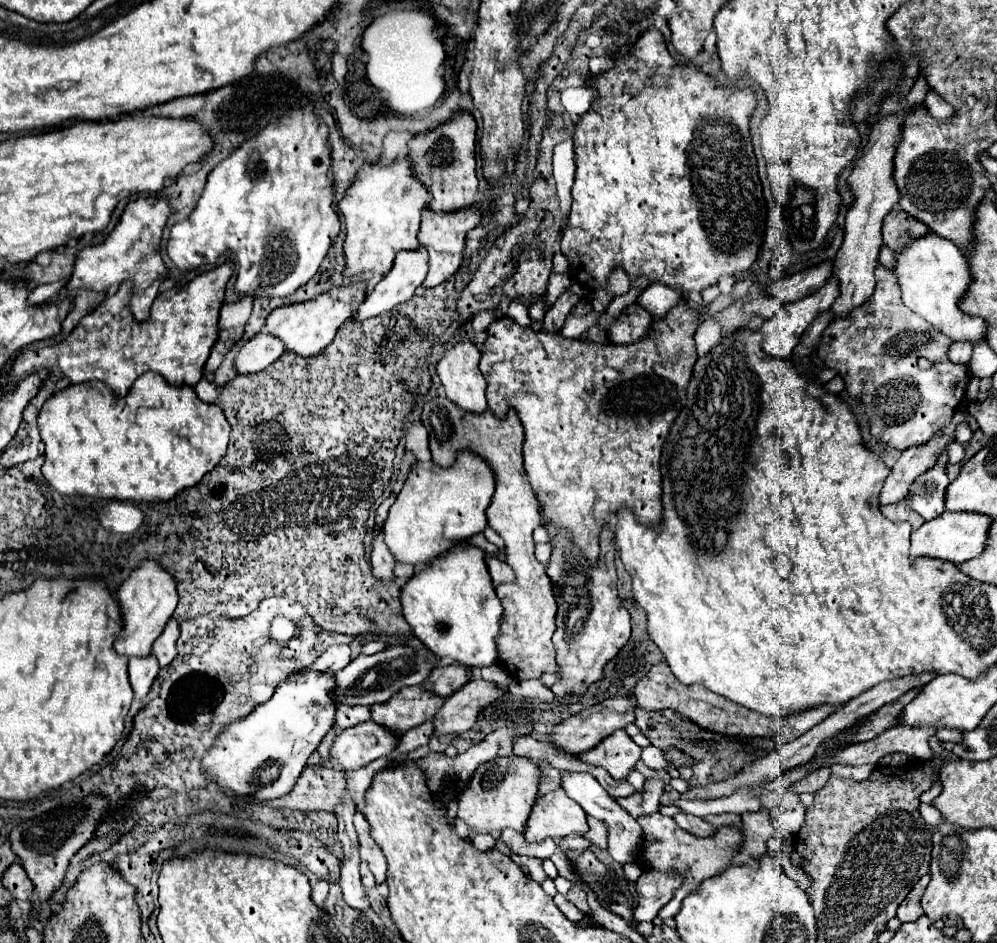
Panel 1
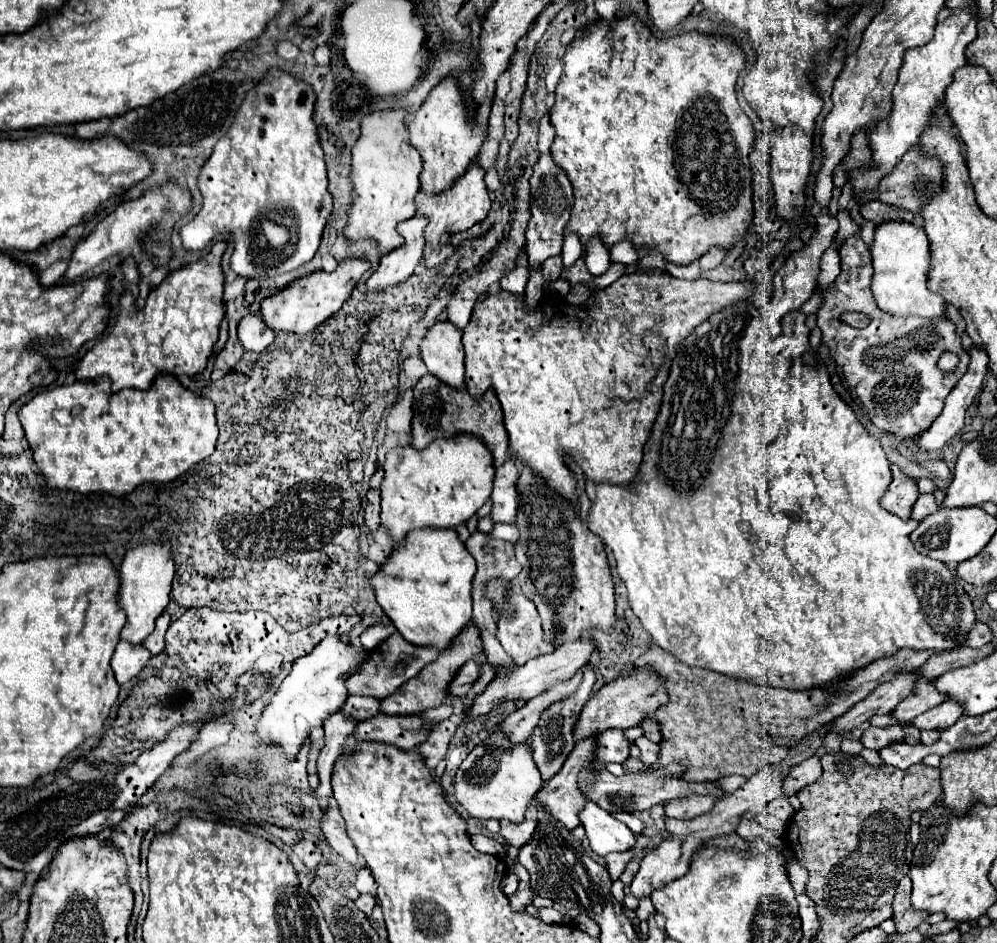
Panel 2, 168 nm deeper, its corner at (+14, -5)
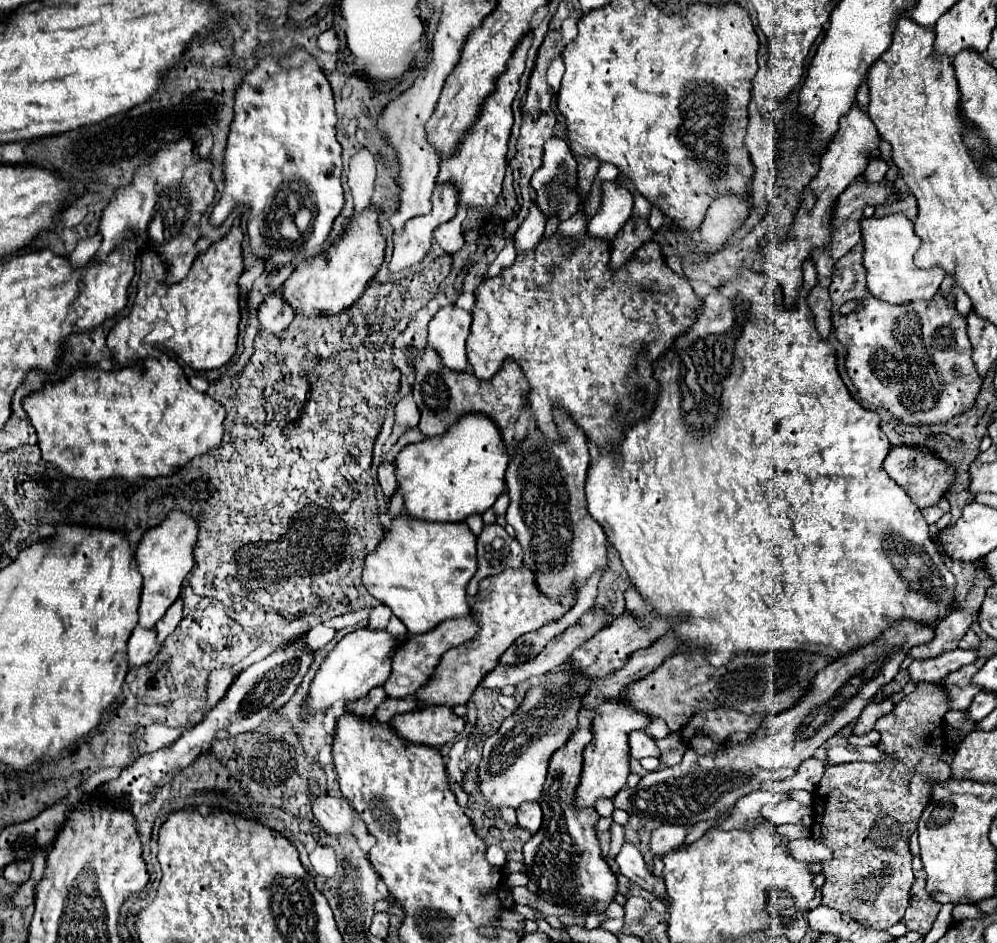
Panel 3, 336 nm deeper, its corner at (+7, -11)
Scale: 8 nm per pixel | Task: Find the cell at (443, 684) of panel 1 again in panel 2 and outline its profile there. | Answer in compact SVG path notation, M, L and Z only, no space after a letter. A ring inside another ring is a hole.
M468 661L466 665L462 665L462 667L458 669L458 673L454 675L454 679L450 681L450 685L448 685L448 695L450 695L450 697L460 697L460 699L464 699L478 675L480 675L478 665L476 665L474 661Z

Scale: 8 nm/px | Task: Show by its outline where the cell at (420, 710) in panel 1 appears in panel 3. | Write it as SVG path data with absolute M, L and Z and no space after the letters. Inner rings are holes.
M525 565L517 567L517 571L509 569L501 575L483 579L479 583L475 599L477 601L473 605L473 617L479 621L479 633L469 643L459 645L443 655L429 683L415 693L419 697L419 707L455 707L467 703L481 679L489 671L493 671L493 667L499 663L499 657L517 637L563 617L573 607L573 595L569 595L569 599L561 599L561 603L553 603L553 599L541 595L541 591L537 591L537 583L533 583L533 571L529 571L529 567Z

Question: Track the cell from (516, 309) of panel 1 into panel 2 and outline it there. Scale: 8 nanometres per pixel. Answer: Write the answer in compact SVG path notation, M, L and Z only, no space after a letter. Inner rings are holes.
M526 253L520 255L518 259L518 265L514 271L506 273L500 281L500 287L502 291L510 293L510 295L516 295L520 299L524 299L524 289L526 289L526 283L528 283L528 261L526 261Z

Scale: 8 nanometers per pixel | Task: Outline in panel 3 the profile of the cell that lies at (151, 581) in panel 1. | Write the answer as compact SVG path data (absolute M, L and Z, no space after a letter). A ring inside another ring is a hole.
M171 511L163 523L151 527L139 541L135 557L139 563L139 573L143 575L143 593L139 605L139 623L143 627L153 627L179 597L181 583L195 565L193 547L197 543L197 533L197 521L191 515L183 511Z

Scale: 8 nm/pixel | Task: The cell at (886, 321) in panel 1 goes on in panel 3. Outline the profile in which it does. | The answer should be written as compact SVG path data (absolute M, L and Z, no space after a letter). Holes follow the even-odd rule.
M857 245L847 255L843 255L833 271L833 281L829 287L831 301L833 301L833 325L837 331L837 339L847 347L847 371L849 377L861 375L865 377L877 399L877 405L889 409L895 417L909 425L933 425L945 423L965 411L969 411L981 391L981 375L975 369L971 359L971 341L967 337L967 323L965 317L957 313L955 305L947 301L943 291L929 301L913 301L903 305L889 305L885 301L875 299L867 291L865 283L865 267L863 267L863 249ZM851 299L863 303L861 309L841 315L839 307Z

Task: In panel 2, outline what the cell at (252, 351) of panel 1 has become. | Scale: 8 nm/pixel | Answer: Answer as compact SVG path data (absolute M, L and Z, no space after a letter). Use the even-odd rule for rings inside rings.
M246 315L238 325L238 339L244 351L262 353L274 341L274 333L262 323L260 315Z

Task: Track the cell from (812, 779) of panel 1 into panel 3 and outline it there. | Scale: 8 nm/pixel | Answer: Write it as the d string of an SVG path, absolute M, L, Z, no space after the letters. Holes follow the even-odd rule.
M811 757L811 759L805 759L793 777L785 779L783 781L767 781L763 783L763 790L776 790L778 786L778 793L787 793L787 791L793 791L793 789L805 789L805 791L815 791L817 789L817 783L821 781L823 777L823 761Z

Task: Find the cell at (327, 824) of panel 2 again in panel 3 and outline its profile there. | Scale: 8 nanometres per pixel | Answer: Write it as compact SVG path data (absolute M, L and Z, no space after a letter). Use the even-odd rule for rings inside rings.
M319 795L313 801L313 815L319 821L319 825L331 835L345 833L353 825L351 805L345 799L337 799L331 795Z

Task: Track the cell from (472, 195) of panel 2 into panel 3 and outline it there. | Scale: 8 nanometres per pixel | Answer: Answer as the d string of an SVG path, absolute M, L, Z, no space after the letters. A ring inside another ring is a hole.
M531 33L517 43L513 51L513 59L509 59L509 67L505 67L505 75L497 77L497 91L481 103L481 115L477 117L477 123L473 129L467 131L467 139L461 139L457 145L457 151L441 161L441 171L437 181L455 181L459 187L459 199L461 203L467 203L469 207L477 205L493 205L497 201L497 195L501 193L501 183L505 177L505 155L507 155L507 139L513 127L513 113L511 113L511 101L517 95L519 89L519 77L525 69L525 57L527 49L531 47Z

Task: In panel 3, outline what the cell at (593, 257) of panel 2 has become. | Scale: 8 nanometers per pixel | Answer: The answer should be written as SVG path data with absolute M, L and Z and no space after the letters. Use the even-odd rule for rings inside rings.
M603 181L601 183L601 203L597 215L589 221L587 231L589 235L605 237L613 241L615 235L621 231L625 221L631 217L633 211L633 195L617 185L617 181Z

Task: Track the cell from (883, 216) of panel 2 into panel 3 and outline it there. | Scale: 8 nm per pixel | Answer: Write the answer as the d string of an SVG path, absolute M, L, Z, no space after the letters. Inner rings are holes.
M901 193L901 197L897 201L883 203L875 209L875 217L885 217L885 215L891 215L891 213L903 213L907 219L915 221L915 217L917 217L915 197L909 195L909 193Z

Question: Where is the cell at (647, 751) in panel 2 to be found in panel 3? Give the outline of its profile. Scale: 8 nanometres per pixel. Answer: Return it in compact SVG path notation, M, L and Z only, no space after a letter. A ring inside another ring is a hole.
M679 731L677 733L669 733L665 739L659 739L657 745L661 749L661 757L659 759L661 759L663 765L675 765L675 763L679 763L683 753L687 751L687 743L683 741Z

